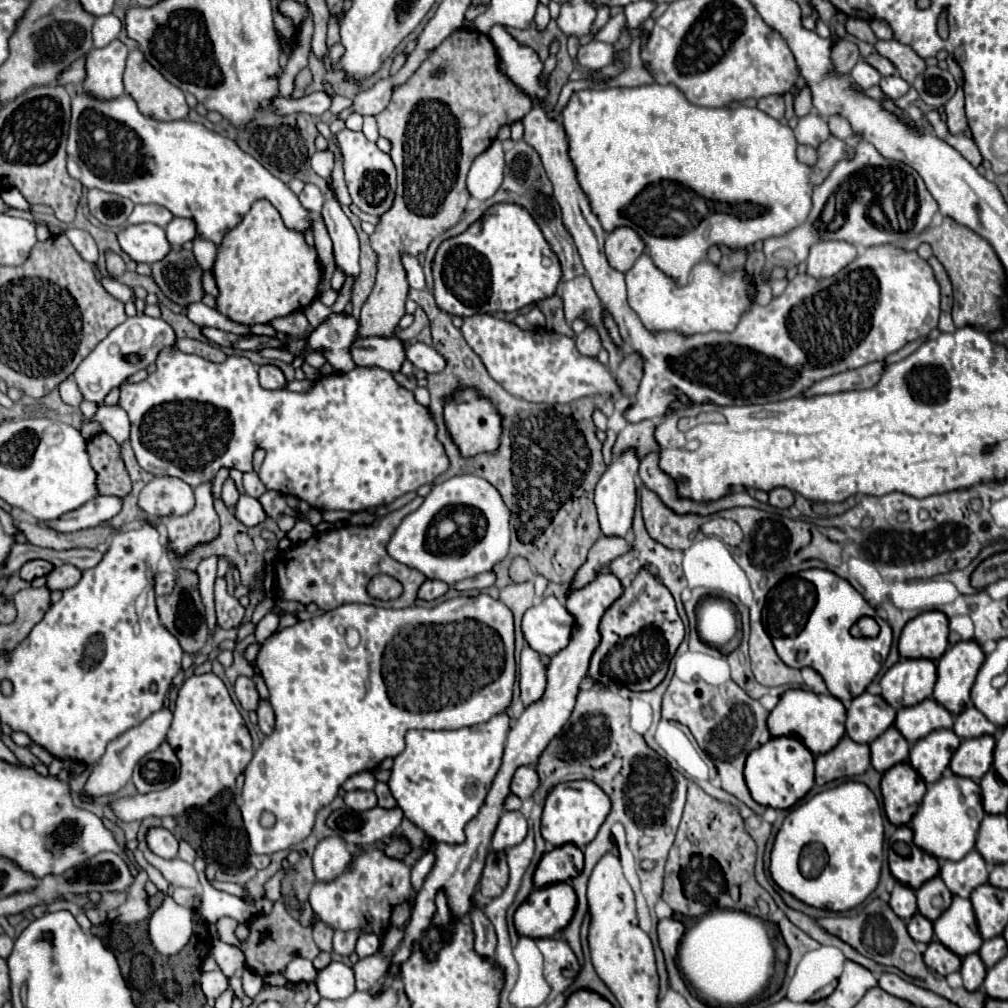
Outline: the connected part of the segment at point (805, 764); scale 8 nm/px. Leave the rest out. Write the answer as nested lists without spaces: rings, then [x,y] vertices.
[[[781,736],[771,738],[757,750],[753,750],[747,756],[745,764],[745,782],[755,802],[771,808],[791,808],[795,802],[799,802],[815,784],[813,780],[813,754],[801,740],[793,736]]]

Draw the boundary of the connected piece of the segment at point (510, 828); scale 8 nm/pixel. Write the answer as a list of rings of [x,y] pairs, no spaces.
[[[503,812],[497,830],[493,834],[493,850],[501,852],[519,842],[527,836],[527,820],[521,812]]]

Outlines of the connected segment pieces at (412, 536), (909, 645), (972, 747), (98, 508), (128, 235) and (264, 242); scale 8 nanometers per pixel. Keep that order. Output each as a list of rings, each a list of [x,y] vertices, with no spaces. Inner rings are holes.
[[[473,474],[455,476],[441,484],[435,484],[425,502],[421,504],[421,508],[403,518],[403,522],[391,536],[387,550],[395,560],[421,570],[427,578],[455,584],[481,572],[489,572],[497,562],[505,560],[511,534],[509,518],[511,512],[501,500],[497,488],[493,488],[493,484]],[[441,518],[451,518],[457,524],[457,534],[463,540],[461,548],[449,552],[433,552],[429,534],[433,524]]]
[[[931,610],[911,618],[899,638],[901,658],[929,658],[939,660],[947,650],[947,616]]]
[[[979,736],[973,740],[963,740],[957,752],[953,754],[949,768],[957,776],[979,780],[991,768],[993,748],[995,748],[993,736]]]
[[[95,496],[81,508],[67,512],[53,522],[45,522],[45,526],[57,532],[75,532],[83,528],[93,528],[111,520],[121,510],[121,506],[123,506],[123,500],[119,496]]]
[[[157,224],[125,226],[117,236],[121,248],[135,262],[153,264],[157,260],[163,260],[171,252],[171,244],[165,236],[165,230]]]
[[[257,200],[217,246],[213,276],[219,288],[215,308],[233,322],[255,326],[305,310],[319,296],[321,266],[317,250],[305,242],[303,232],[285,228],[277,208]]]

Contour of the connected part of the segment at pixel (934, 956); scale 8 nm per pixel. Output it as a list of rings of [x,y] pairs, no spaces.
[[[937,940],[929,942],[929,946],[927,946],[925,954],[923,954],[923,960],[931,970],[935,970],[941,976],[947,976],[947,974],[961,968],[961,958],[955,952],[951,952],[949,948],[945,948]]]

